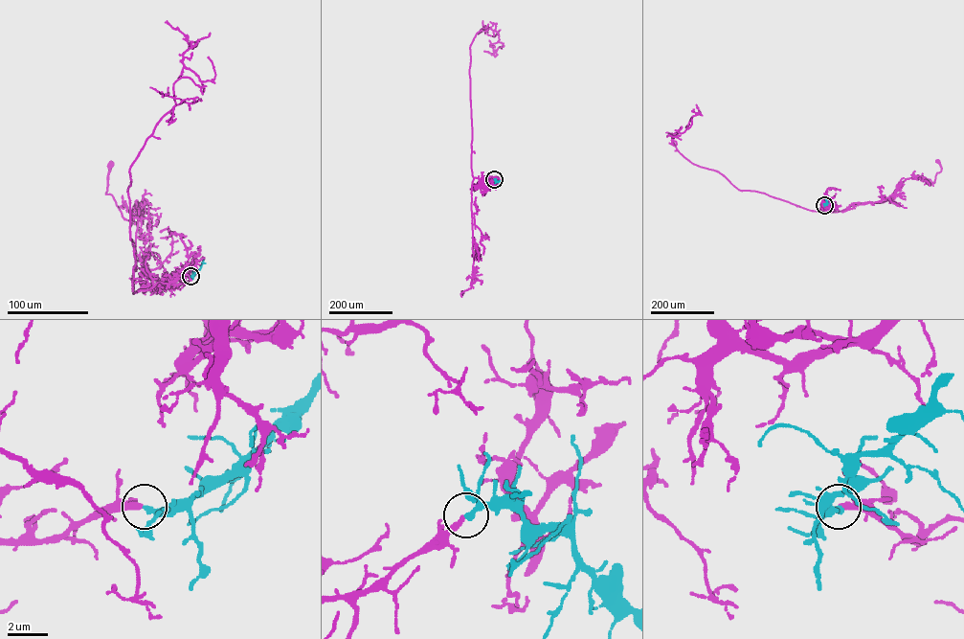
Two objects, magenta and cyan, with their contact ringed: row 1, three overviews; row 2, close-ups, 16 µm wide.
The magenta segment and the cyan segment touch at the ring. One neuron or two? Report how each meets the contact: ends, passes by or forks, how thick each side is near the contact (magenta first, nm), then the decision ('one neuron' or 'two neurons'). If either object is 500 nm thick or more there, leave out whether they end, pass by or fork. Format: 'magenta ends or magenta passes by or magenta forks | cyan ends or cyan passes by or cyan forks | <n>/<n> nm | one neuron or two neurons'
magenta ends | cyan passes by | 280/220 nm | one neuron

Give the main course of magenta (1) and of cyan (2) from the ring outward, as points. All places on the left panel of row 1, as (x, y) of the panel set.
1: (190, 276), (180, 270), (133, 293), (139, 210), (136, 200), (133, 216), (126, 220), (105, 193), (110, 164)
2: (190, 276), (200, 269), (203, 260)

